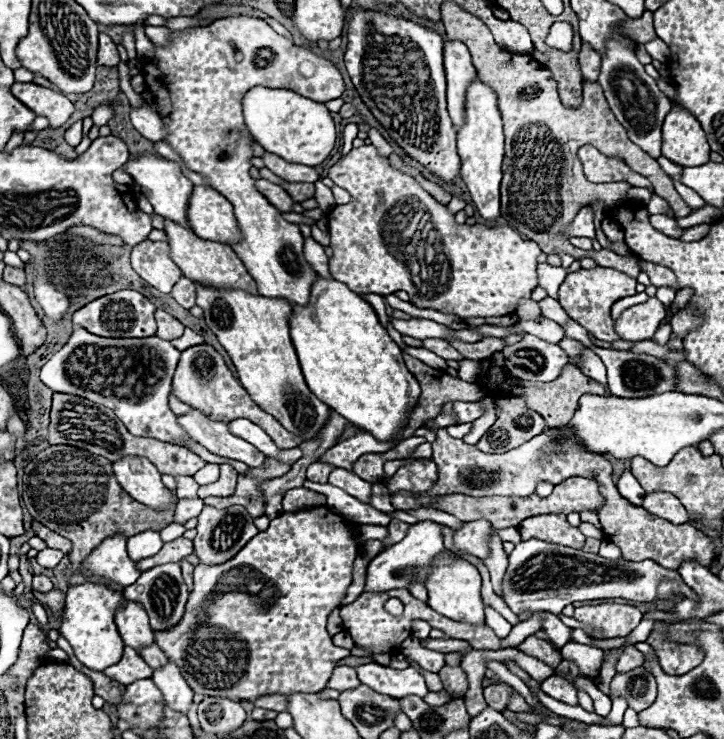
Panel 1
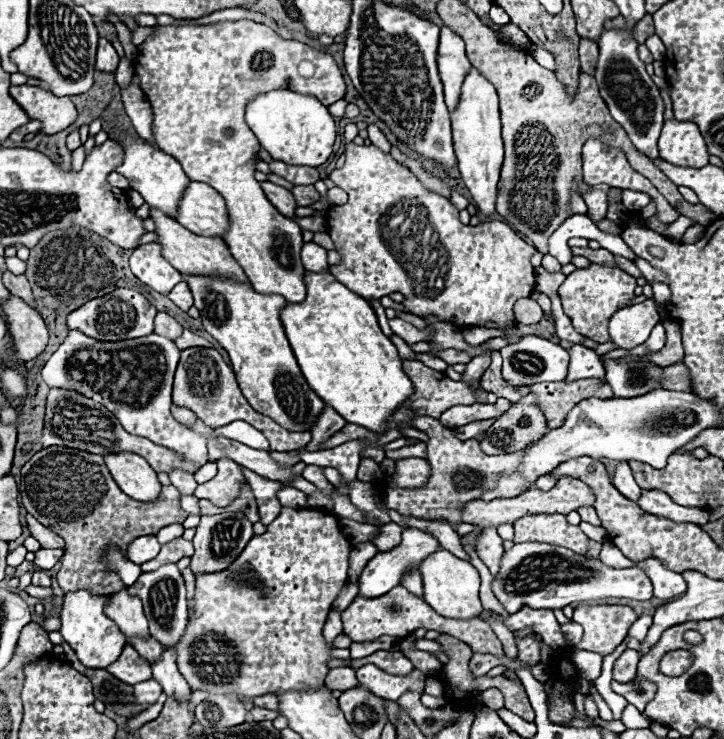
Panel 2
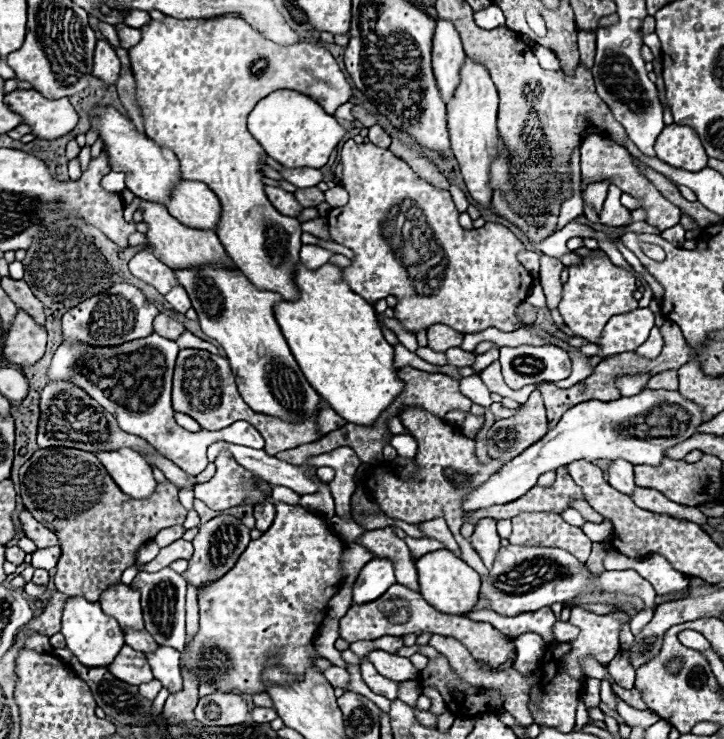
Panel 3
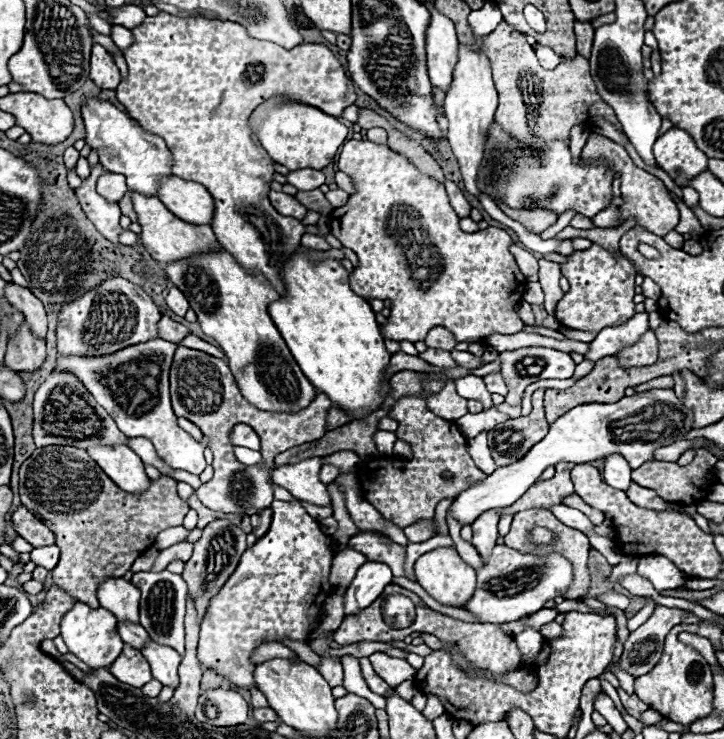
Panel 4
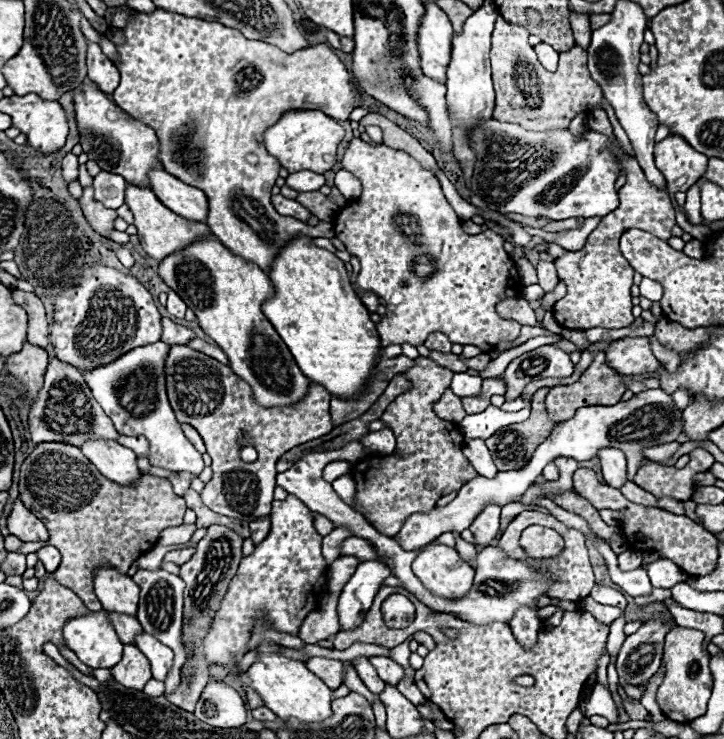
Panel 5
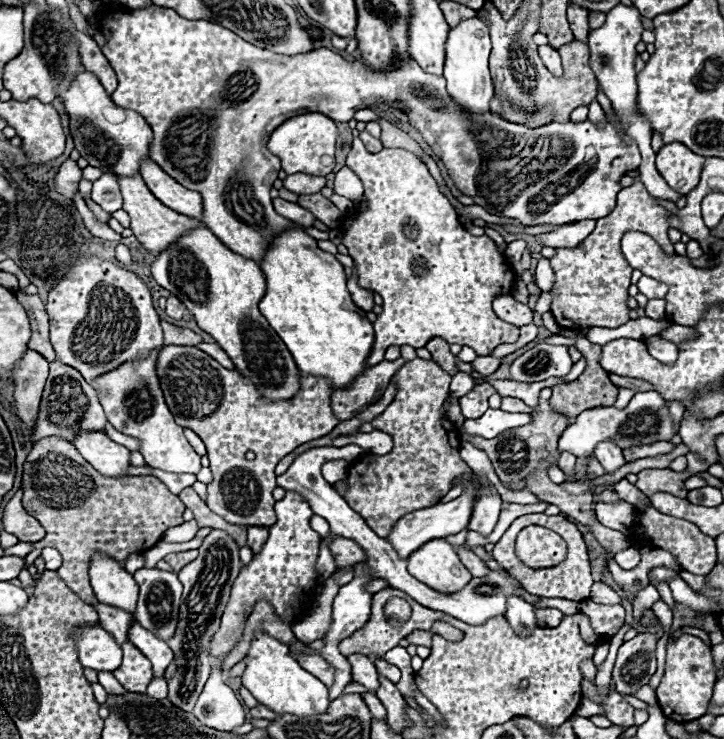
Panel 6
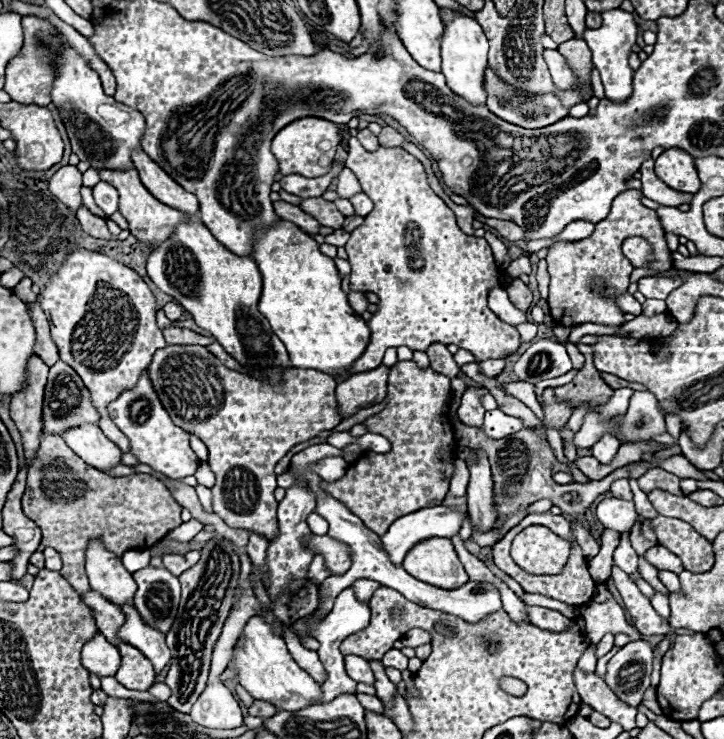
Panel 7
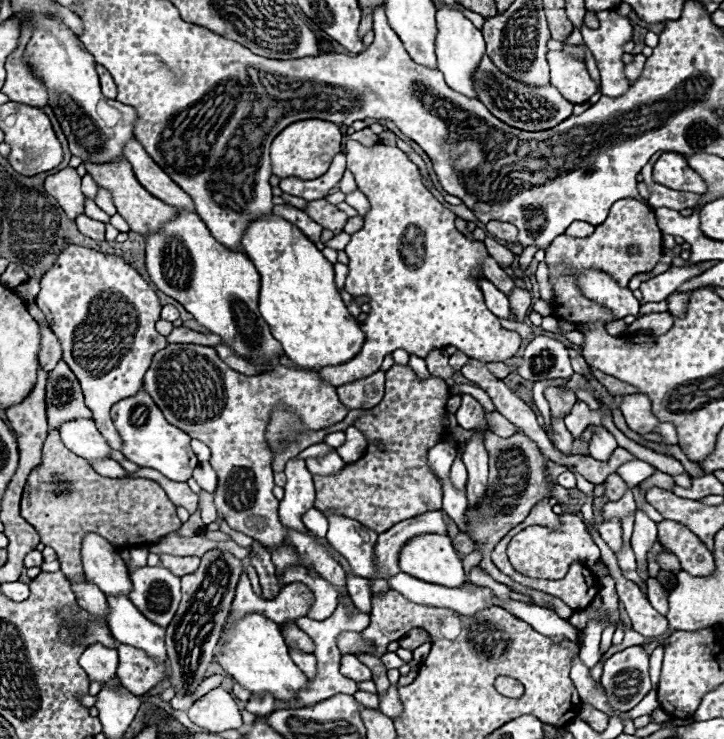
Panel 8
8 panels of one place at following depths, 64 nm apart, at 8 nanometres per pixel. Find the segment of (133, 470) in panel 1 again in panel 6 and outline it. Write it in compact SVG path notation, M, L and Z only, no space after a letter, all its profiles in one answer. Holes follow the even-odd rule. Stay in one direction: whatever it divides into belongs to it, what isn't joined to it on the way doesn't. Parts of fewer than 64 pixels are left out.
M84 432L84 436L76 436L76 440L70 442L84 460L104 476L124 476L130 468L130 450L112 442L102 432Z

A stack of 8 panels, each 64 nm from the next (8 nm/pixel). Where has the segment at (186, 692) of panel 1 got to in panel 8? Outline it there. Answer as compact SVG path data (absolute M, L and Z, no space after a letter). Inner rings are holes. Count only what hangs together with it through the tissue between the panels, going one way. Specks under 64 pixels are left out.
M106 596L108 600L108 626L120 644L144 650L158 662L166 660L164 628L152 624L128 596Z

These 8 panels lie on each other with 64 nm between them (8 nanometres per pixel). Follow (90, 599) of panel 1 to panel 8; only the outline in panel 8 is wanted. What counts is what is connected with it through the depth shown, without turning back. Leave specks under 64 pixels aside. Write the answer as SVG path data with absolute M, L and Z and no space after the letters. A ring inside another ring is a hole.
M94 644L84 650L80 656L80 666L88 674L90 682L108 682L116 674L118 654L114 648L104 648L102 644Z

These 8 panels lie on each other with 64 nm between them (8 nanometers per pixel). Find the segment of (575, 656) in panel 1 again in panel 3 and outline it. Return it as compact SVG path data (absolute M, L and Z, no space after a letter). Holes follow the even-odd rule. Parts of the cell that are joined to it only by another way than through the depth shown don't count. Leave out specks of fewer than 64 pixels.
M584 658L584 660L582 660L582 666L584 666L584 672L586 672L586 676L588 676L588 678L608 680L610 684L614 684L614 682L612 682L612 678L610 678L610 674L606 672L606 668L604 668L604 666L600 666L594 658Z

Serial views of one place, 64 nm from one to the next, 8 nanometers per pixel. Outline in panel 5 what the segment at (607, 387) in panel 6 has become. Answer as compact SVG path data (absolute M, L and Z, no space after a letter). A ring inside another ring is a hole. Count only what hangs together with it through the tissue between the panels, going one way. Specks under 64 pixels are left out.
M564 330L562 336L564 336L566 340L570 340L570 342L576 344L581 352L586 351L591 345L591 343L586 340L584 331L581 330ZM596 352L592 358L592 364L586 368L586 372L582 374L582 378L578 382L570 384L570 386L550 388L550 392L546 396L546 408L548 408L548 414L552 416L552 420L568 420L568 416L572 416L572 412L576 412L576 408L584 408L584 406L592 406L592 404L618 404L624 390L626 390L626 386L620 382L620 374L606 366L604 352Z

